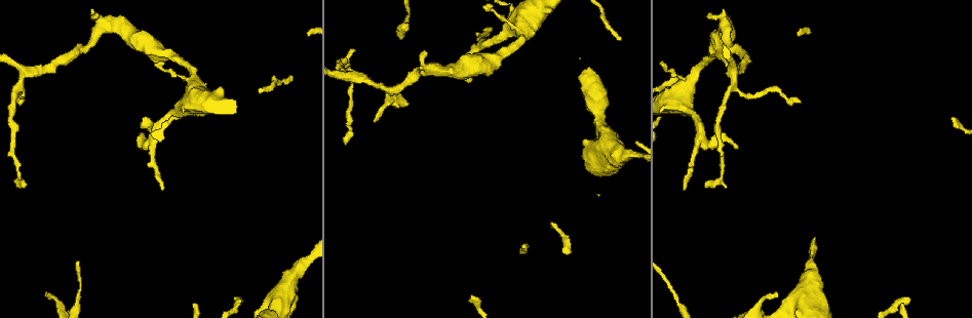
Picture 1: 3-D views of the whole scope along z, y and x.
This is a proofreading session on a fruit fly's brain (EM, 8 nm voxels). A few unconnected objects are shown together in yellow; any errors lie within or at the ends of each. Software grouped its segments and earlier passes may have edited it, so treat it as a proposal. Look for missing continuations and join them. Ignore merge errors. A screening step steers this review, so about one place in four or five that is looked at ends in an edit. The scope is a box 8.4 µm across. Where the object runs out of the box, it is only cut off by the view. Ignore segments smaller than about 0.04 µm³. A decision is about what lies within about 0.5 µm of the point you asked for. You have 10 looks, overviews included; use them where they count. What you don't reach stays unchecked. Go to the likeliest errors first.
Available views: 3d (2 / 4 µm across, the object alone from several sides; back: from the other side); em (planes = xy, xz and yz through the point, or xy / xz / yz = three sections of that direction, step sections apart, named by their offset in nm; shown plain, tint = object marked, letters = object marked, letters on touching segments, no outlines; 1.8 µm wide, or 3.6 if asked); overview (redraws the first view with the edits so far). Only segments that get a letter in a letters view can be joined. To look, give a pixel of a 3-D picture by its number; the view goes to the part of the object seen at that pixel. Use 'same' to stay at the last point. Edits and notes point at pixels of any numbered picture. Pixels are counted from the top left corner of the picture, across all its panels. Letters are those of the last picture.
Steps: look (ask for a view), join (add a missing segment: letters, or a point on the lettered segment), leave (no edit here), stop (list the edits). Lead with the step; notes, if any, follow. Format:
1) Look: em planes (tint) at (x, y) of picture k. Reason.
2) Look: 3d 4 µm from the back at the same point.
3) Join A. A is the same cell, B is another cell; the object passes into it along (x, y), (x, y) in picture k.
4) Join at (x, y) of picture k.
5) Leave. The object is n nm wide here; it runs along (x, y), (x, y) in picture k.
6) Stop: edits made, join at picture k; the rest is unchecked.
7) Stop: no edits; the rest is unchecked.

Look: 3d 2 µm at (471, 79) of picture 1. An open end.

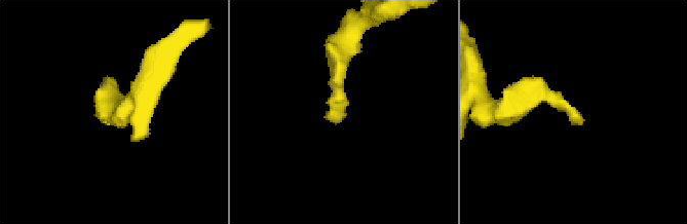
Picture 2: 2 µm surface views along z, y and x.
Look: em planes (tint) at (576, 124) of picture 2.

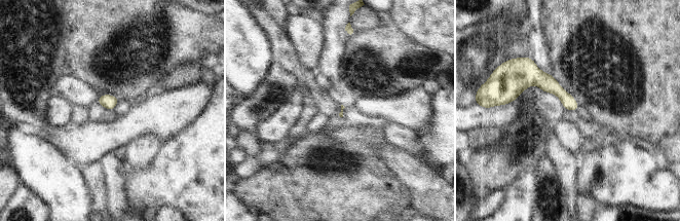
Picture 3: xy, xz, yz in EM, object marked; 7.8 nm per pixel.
Look: em planes (letters) at the same point. What lies round it.

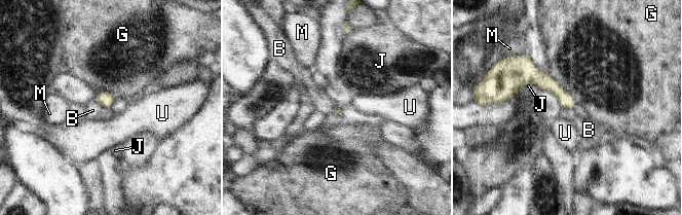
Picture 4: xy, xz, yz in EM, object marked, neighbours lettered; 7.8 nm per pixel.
Leave. B, G, J, M and U are other cells; it runs along (506, 97), (539, 78), (572, 104) in picture 4; none of them fits.

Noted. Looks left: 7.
Look: 3d 2 µm at (801, 103) of picture 1. Branch stops here.

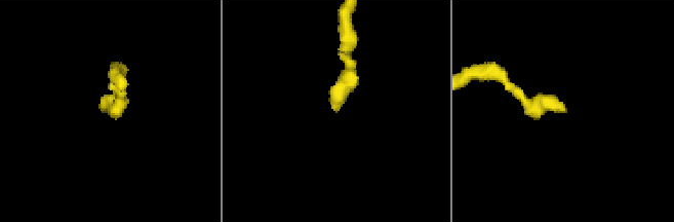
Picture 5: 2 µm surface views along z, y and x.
Look: em xz step 16 (tint) at (335, 111) of picture 5. Need the tissue.

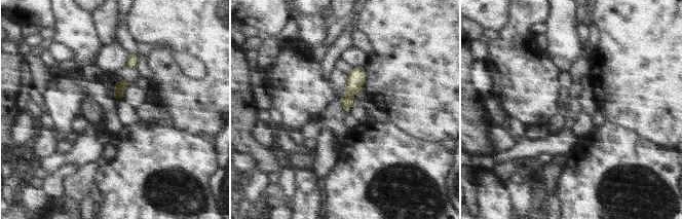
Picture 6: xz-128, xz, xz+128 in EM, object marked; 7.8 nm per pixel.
Look: em planes (letters) at the same point.

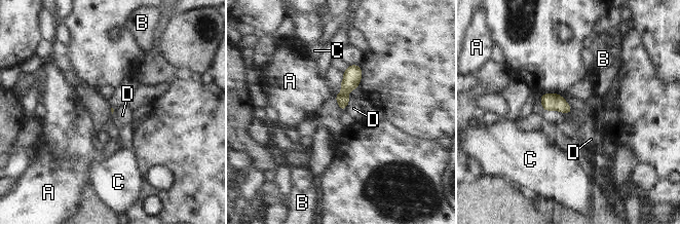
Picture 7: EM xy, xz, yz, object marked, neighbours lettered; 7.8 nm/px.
Leave. A, B, C and D are other cells; a border runs along (349, 101), (343, 110) in picture 7; no lettered segment goes on from it.

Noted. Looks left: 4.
Look: 3d 4 µm from the back at (492, 28) of picture 1. Free end.

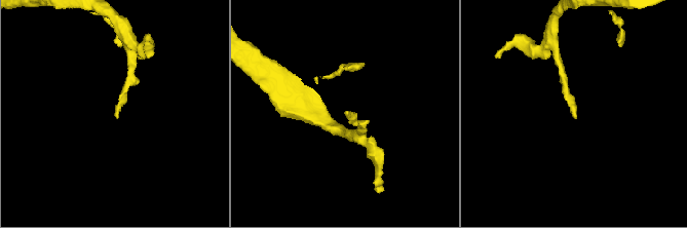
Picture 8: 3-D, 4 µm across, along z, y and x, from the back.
Look: em xy step 4 (letters) at (575, 117) of picture 8. Need the tissue.

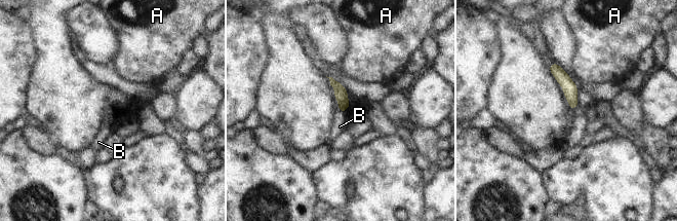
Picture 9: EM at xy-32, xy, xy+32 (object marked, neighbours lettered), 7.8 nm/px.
Join B. B is the same cell, A is another cell; the object passes into it along (341, 94), (342, 111), (340, 126) in picture 9; the neuron continues.

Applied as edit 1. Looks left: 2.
Stop: edits made, join at picture 9; the rest is unchecked.

